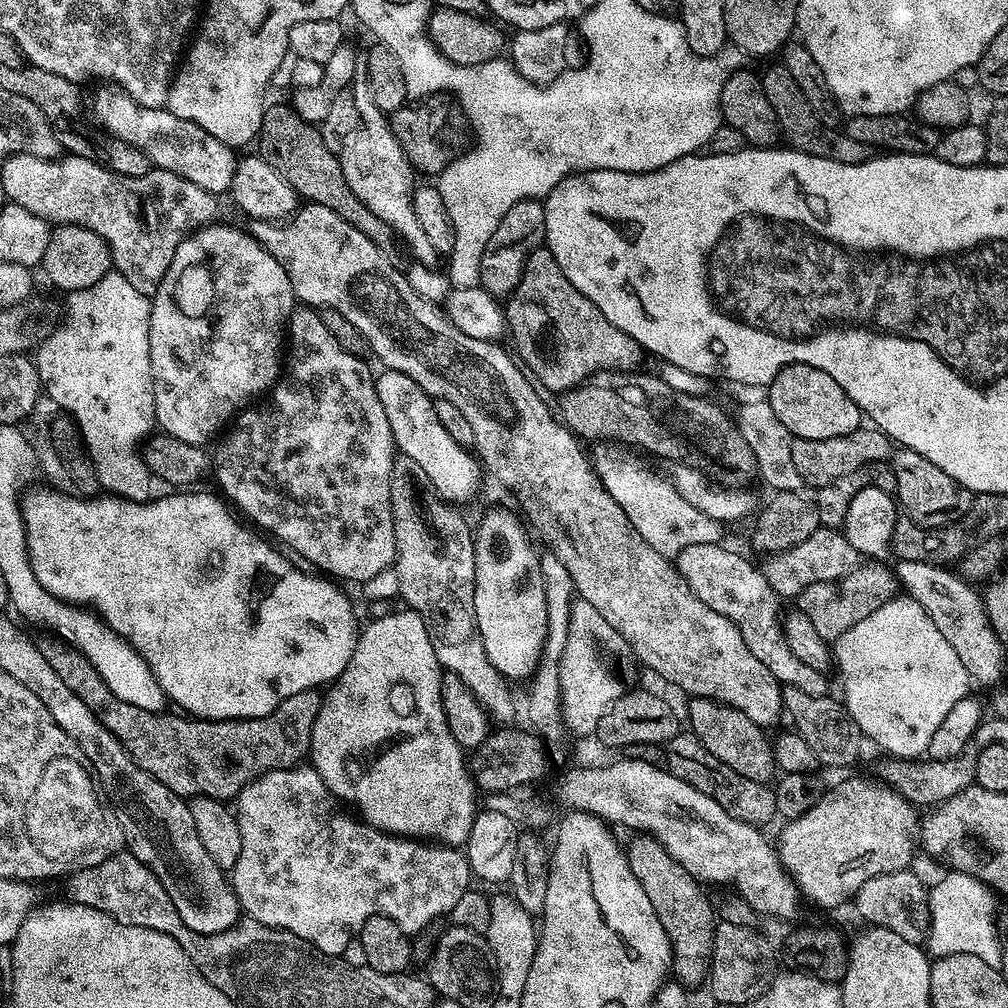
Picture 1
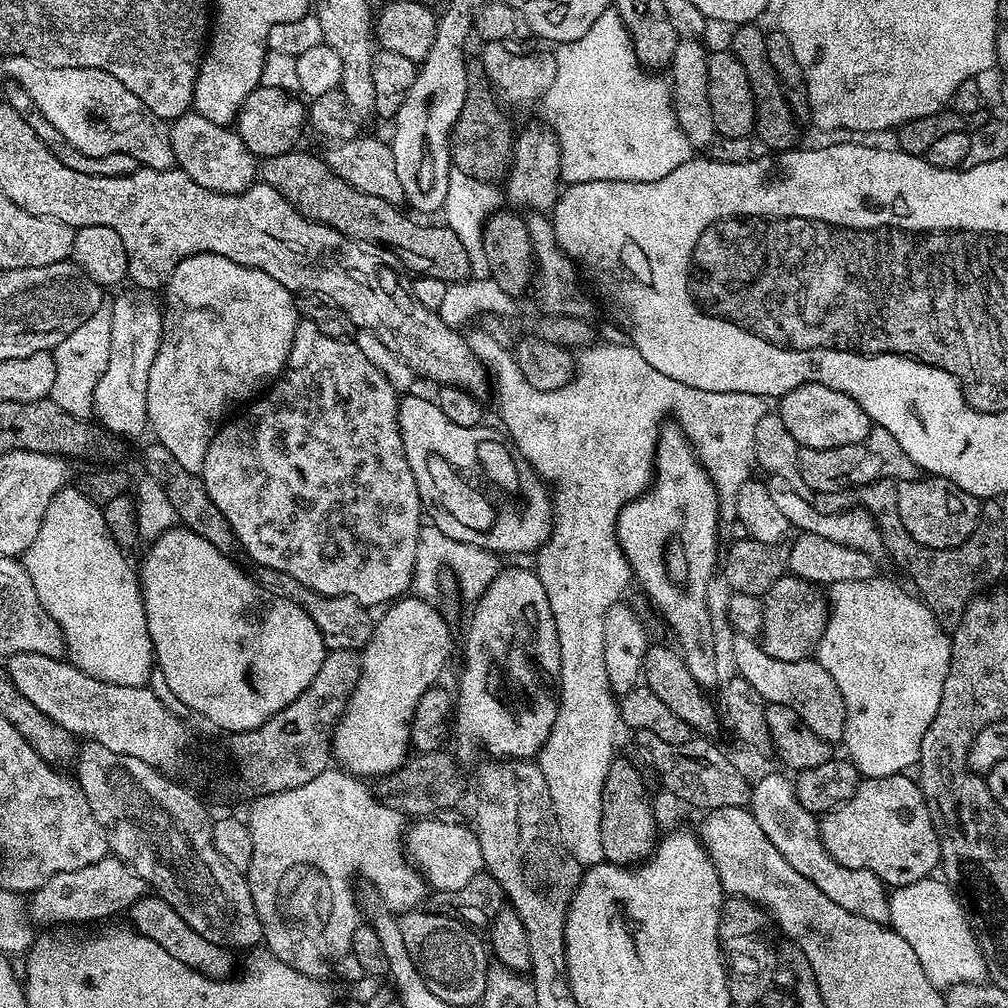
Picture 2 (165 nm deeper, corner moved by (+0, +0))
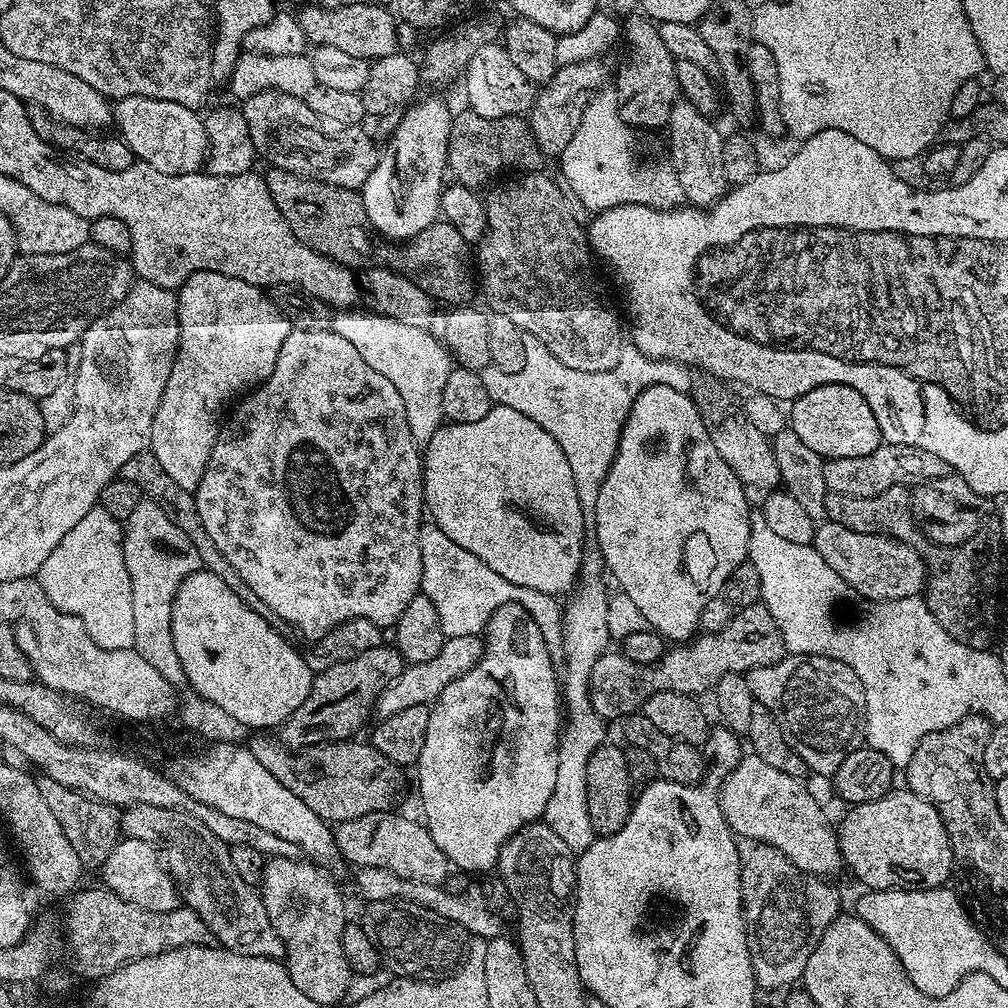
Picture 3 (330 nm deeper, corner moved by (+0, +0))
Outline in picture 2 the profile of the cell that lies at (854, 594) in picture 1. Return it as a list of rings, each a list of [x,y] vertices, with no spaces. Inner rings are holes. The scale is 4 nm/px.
[[[785,574],[762,597],[764,627],[760,630],[758,643],[764,647],[766,654],[770,654],[770,658],[778,658],[782,662],[798,662],[809,659],[815,653],[824,628],[828,625],[825,597],[816,592],[819,591],[807,580]]]

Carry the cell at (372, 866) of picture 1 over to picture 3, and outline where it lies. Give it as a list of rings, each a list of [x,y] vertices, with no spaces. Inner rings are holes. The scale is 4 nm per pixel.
[[[271,857],[265,863],[258,891],[274,930],[278,930],[278,938],[284,943],[283,963],[294,986],[298,986],[306,998],[328,1006],[344,1000],[354,974],[346,962],[346,954],[342,954],[342,930],[346,923],[344,900],[335,884],[316,868],[319,867],[300,858]]]

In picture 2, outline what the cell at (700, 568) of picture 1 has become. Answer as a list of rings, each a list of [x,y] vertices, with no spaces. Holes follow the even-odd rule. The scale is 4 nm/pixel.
[[[736,636],[732,644],[732,660],[736,663],[735,671],[768,704],[781,704],[790,706],[794,714],[818,738],[829,742],[840,742],[844,738],[844,727],[846,726],[846,702],[842,698],[842,690],[822,670],[822,666],[816,663],[815,659],[809,658],[798,662],[782,662],[778,658],[770,658],[766,650],[751,636]]]

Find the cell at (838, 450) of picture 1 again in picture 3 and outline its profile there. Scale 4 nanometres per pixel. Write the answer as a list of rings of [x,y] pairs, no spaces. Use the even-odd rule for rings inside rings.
[[[881,442],[874,454],[862,454],[862,458],[834,458],[824,466],[828,491],[850,494],[850,498],[874,498],[874,494],[882,494],[882,490],[890,490],[890,486],[908,488],[924,484],[927,480],[951,475],[952,468],[946,462],[942,462],[938,454],[930,454],[930,450],[922,450],[918,446],[887,442]]]

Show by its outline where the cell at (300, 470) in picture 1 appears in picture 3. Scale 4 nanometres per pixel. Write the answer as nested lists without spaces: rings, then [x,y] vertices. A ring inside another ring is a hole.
[[[292,328],[286,342],[282,342],[282,350],[270,378],[266,378],[251,394],[245,395],[235,407],[231,409],[232,417],[230,412],[223,421],[214,450],[210,450],[210,462],[206,462],[206,474],[202,474],[202,482],[194,493],[198,518],[202,518],[206,534],[210,534],[210,542],[214,542],[226,562],[246,578],[254,594],[270,606],[273,617],[297,628],[308,642],[322,639],[332,628],[354,618],[366,618],[366,622],[374,622],[382,630],[391,629],[398,618],[402,618],[402,610],[406,610],[406,606],[410,606],[415,596],[422,592],[424,560],[419,550],[419,530],[426,516],[422,448],[416,443],[414,434],[410,434],[406,406],[402,406],[398,390],[389,380],[382,378],[378,370],[366,366],[358,350],[354,350],[346,338],[331,330]]]

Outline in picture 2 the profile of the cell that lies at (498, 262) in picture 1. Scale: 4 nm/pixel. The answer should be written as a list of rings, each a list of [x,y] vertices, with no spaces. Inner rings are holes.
[[[528,124],[519,129],[512,149],[512,163],[506,173],[508,200],[513,209],[528,214],[548,214],[556,207],[556,200],[562,191],[560,174],[559,138],[548,124]],[[520,208],[525,208],[520,209]]]

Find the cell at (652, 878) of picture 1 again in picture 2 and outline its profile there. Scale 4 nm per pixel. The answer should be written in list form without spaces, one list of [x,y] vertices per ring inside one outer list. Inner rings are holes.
[[[617,758],[610,766],[610,774],[606,774],[606,782],[602,786],[602,854],[609,864],[635,866],[647,861],[656,851],[658,831],[656,832],[656,812],[652,809],[653,798],[647,786],[643,784],[641,769],[628,760]]]

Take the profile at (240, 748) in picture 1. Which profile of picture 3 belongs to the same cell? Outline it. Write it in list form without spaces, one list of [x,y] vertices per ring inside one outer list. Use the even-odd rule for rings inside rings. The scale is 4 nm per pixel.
[[[381,646],[358,654],[358,658],[338,662],[338,666],[330,666],[330,670],[315,673],[306,702],[302,702],[279,729],[280,743],[289,750],[299,750],[353,739],[359,733],[356,731],[367,722],[368,715],[373,715],[382,690],[386,690],[405,667],[404,655],[396,647]]]

